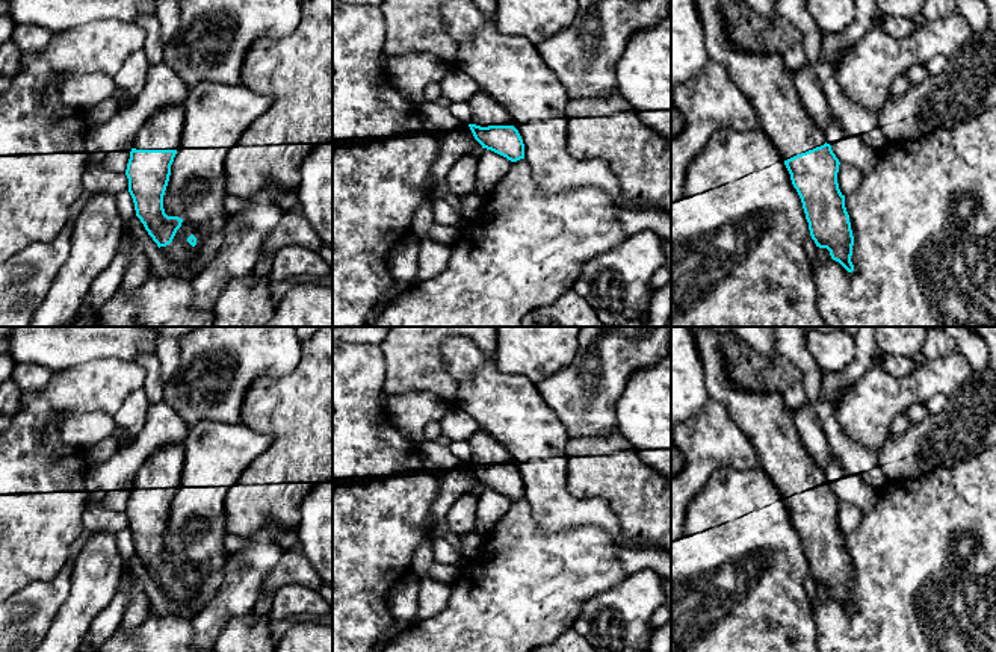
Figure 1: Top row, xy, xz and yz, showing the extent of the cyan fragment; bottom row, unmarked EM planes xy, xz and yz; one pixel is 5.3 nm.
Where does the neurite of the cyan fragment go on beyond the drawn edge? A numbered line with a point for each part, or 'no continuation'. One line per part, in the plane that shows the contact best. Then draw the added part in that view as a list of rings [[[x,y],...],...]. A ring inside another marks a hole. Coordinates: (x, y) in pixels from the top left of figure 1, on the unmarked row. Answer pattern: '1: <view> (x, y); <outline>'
1: xy (163, 469); [[[166,445],[156,451],[138,470],[131,487],[178,489],[184,461],[183,445]]]

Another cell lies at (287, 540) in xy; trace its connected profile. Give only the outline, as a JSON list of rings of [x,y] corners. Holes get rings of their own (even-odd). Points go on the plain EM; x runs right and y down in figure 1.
[[[284,531],[277,537],[278,545],[284,549],[284,551],[290,551],[296,546],[299,546],[299,537],[296,534],[296,531]]]

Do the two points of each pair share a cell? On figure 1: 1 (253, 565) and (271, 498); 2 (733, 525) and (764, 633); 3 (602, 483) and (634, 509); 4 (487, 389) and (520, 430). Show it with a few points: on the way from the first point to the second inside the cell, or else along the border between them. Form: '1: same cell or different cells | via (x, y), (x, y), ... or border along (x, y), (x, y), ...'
1: different cells | border along (284, 530), (268, 521), (244, 537)
2: same cell | via (733, 552), (729, 565), (741, 605)
3: same cell | via (609, 484), (626, 501)
4: same cell | via (498, 400), (517, 419)

